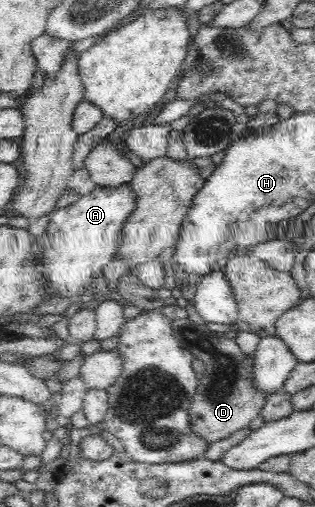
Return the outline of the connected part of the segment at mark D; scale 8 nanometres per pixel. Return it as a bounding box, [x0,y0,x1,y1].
[172,319,271,445]

